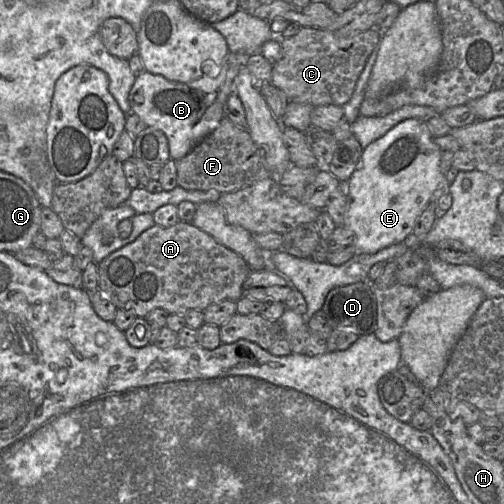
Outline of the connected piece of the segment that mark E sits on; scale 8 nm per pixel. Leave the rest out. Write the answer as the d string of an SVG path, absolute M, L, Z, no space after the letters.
M406 119L385 135L363 149L361 160L345 184L347 205L344 227L354 234L354 249L357 253L374 254L381 249L405 241L412 235L414 225L430 202L440 184L441 150L434 142L426 120Z

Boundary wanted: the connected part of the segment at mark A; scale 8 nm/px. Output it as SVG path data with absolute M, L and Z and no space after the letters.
M179 221L169 227L155 224L136 240L98 263L98 291L118 309L133 311L138 318L145 318L157 308L164 309L169 314L184 315L189 310L203 311L209 305L223 300L239 300L243 296L243 284L251 271L240 255L192 223Z

